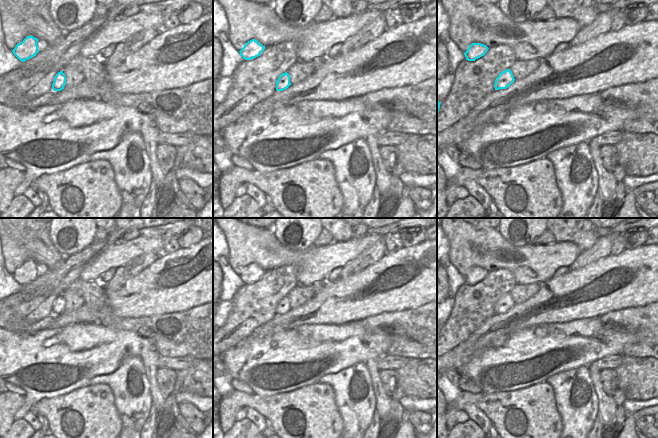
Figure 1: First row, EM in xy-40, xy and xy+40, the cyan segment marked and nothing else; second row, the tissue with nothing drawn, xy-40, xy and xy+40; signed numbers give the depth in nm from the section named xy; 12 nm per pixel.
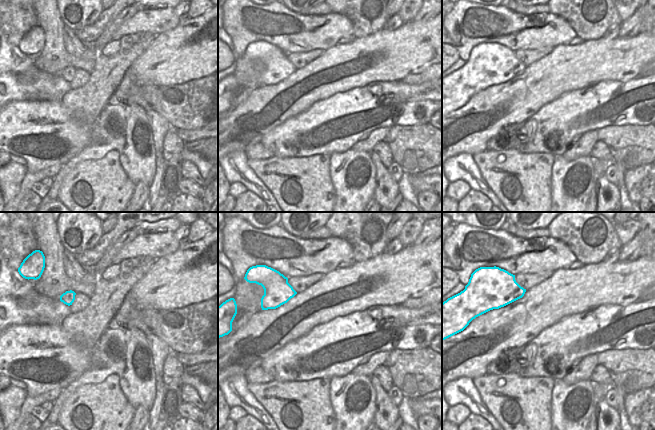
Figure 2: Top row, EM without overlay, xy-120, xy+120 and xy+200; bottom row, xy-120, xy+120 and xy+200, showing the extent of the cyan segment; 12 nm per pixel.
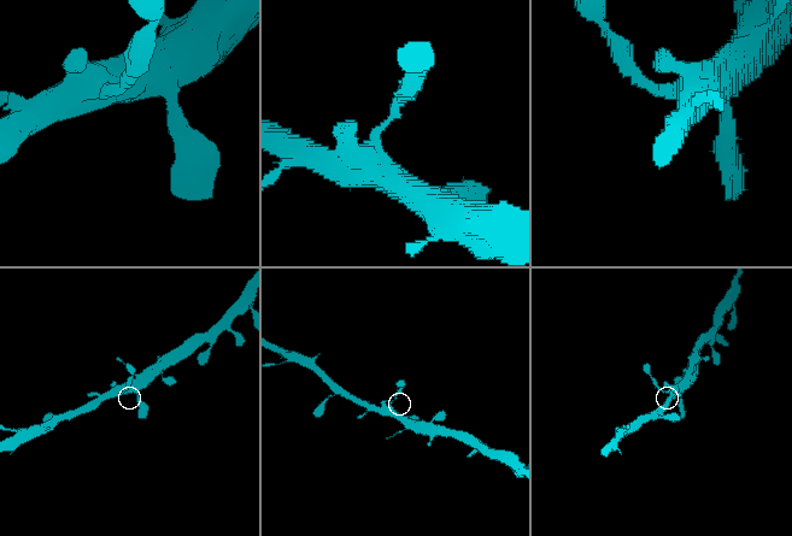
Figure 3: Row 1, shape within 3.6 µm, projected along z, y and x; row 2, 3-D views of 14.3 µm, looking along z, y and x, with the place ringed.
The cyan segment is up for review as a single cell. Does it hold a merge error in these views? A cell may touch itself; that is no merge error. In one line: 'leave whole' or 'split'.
leave whole

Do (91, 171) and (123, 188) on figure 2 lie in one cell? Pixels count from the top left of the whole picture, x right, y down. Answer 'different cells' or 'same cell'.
same cell

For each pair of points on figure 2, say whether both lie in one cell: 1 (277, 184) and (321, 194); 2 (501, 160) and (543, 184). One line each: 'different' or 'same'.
1: same
2: same

